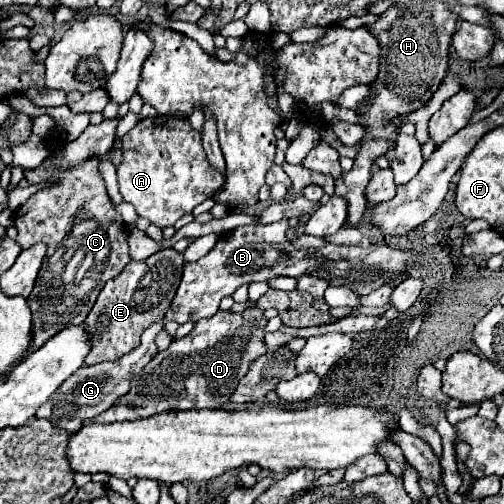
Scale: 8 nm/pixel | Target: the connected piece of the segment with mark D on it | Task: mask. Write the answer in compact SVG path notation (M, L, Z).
M255 306L241 312L241 314L231 314L231 312L217 312L217 316L211 316L209 320L199 320L191 334L187 334L181 340L173 340L171 346L163 352L157 352L153 360L133 376L131 380L131 390L117 400L109 410L105 410L101 416L97 416L99 424L109 424L109 422L123 422L123 420L135 420L139 416L151 416L163 410L191 410L191 408L209 408L217 410L223 408L229 402L229 396L235 392L239 380L249 372L251 362L255 362L259 356L267 352L267 346L263 342L265 338L265 324L267 320L263 318L263 310L257 310Z

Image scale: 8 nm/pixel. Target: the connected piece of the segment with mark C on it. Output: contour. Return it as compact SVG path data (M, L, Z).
M53 146L51 156L43 162L53 164L53 170L45 170L43 166L39 166L35 170L27 170L25 174L31 184L45 180L47 176L57 176L59 184L33 194L15 212L15 242L23 250L31 248L37 242L43 242L47 246L37 284L27 298L33 314L33 342L29 352L39 350L57 332L69 326L83 324L105 282L117 276L129 262L129 246L125 240L125 236L129 234L125 234L123 218L113 208L103 178L97 172L99 160L85 160L81 168L59 172L57 166L61 166L61 152L63 148Z

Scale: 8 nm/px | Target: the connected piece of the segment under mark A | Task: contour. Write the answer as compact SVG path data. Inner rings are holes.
M155 116L139 120L121 140L123 160L117 166L119 194L135 206L135 212L159 228L173 226L183 214L193 212L197 204L213 198L225 182L223 174L209 168L201 134L191 128L187 118Z

